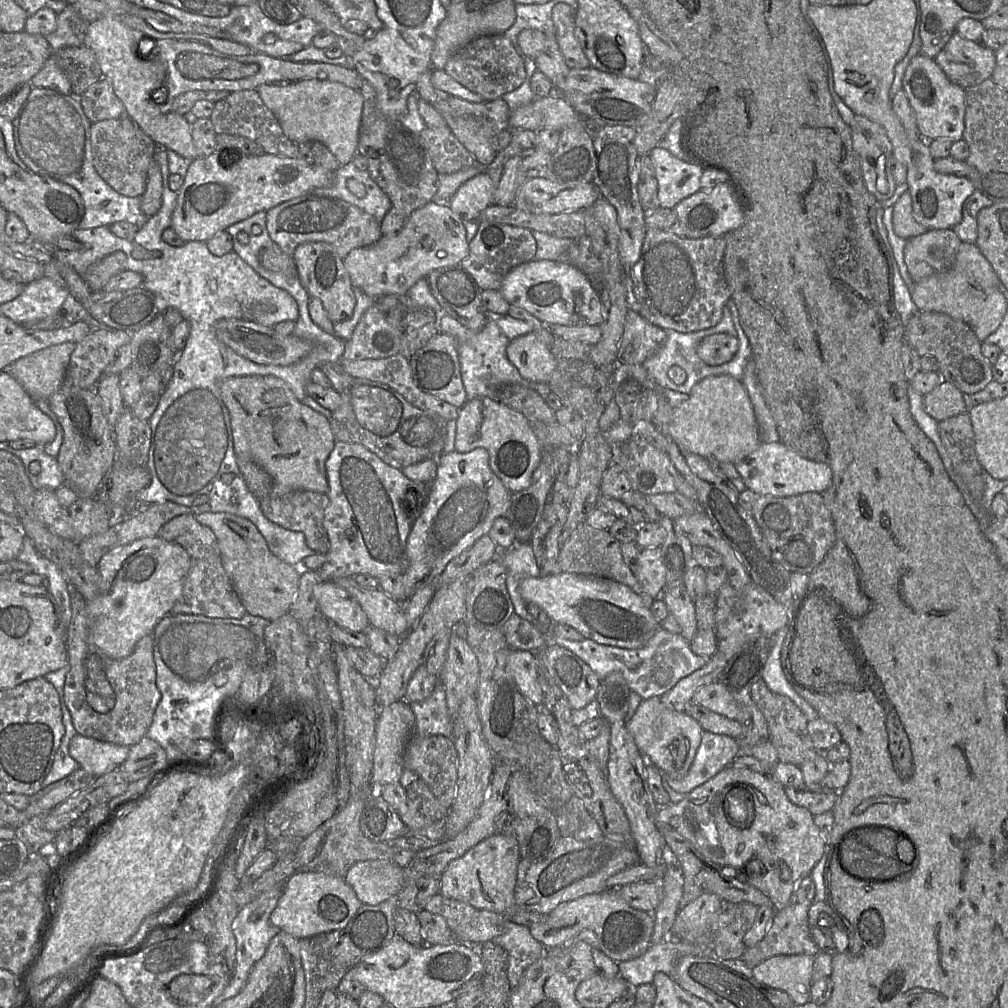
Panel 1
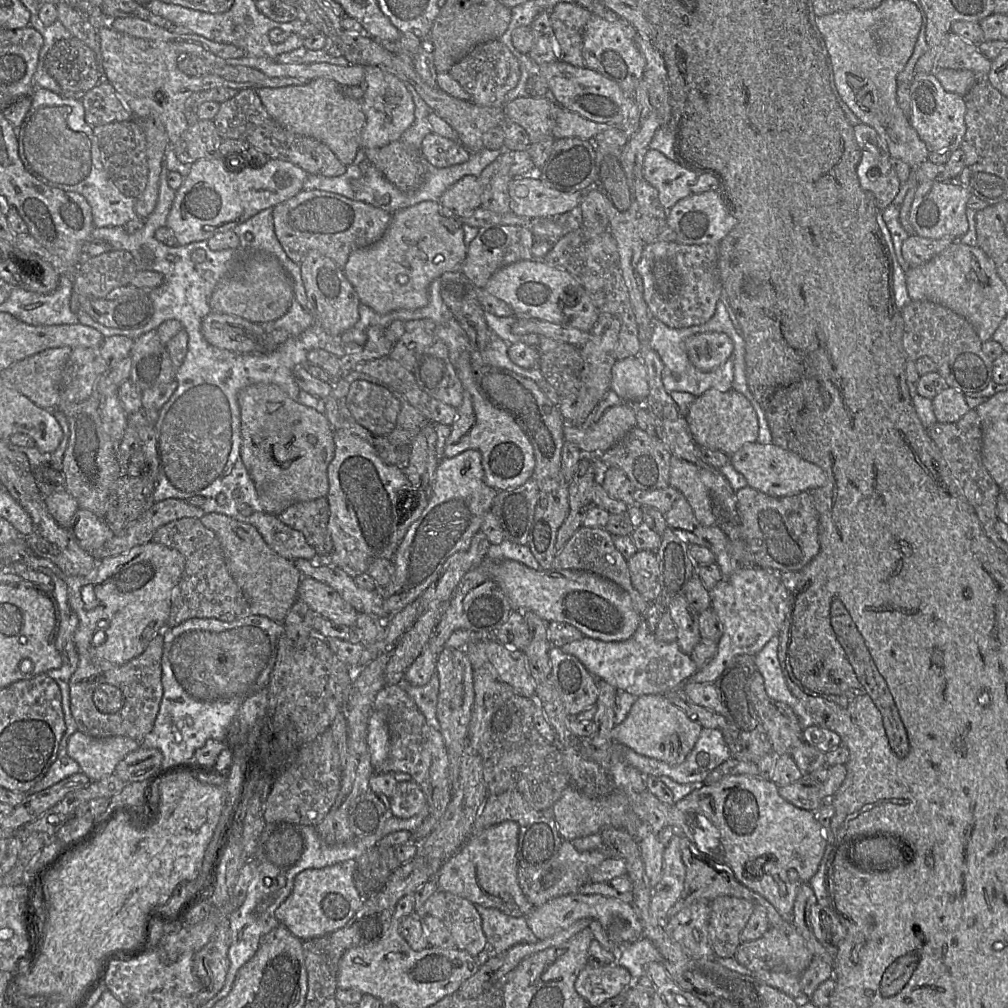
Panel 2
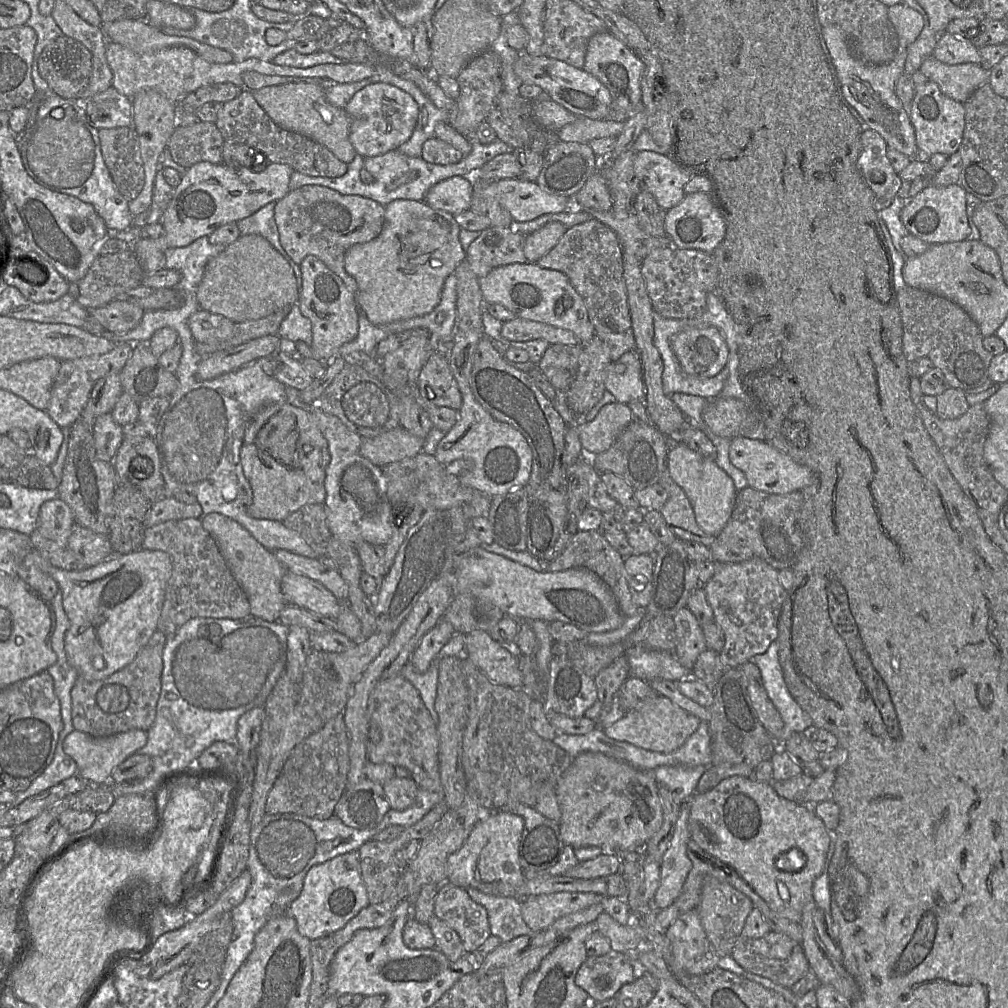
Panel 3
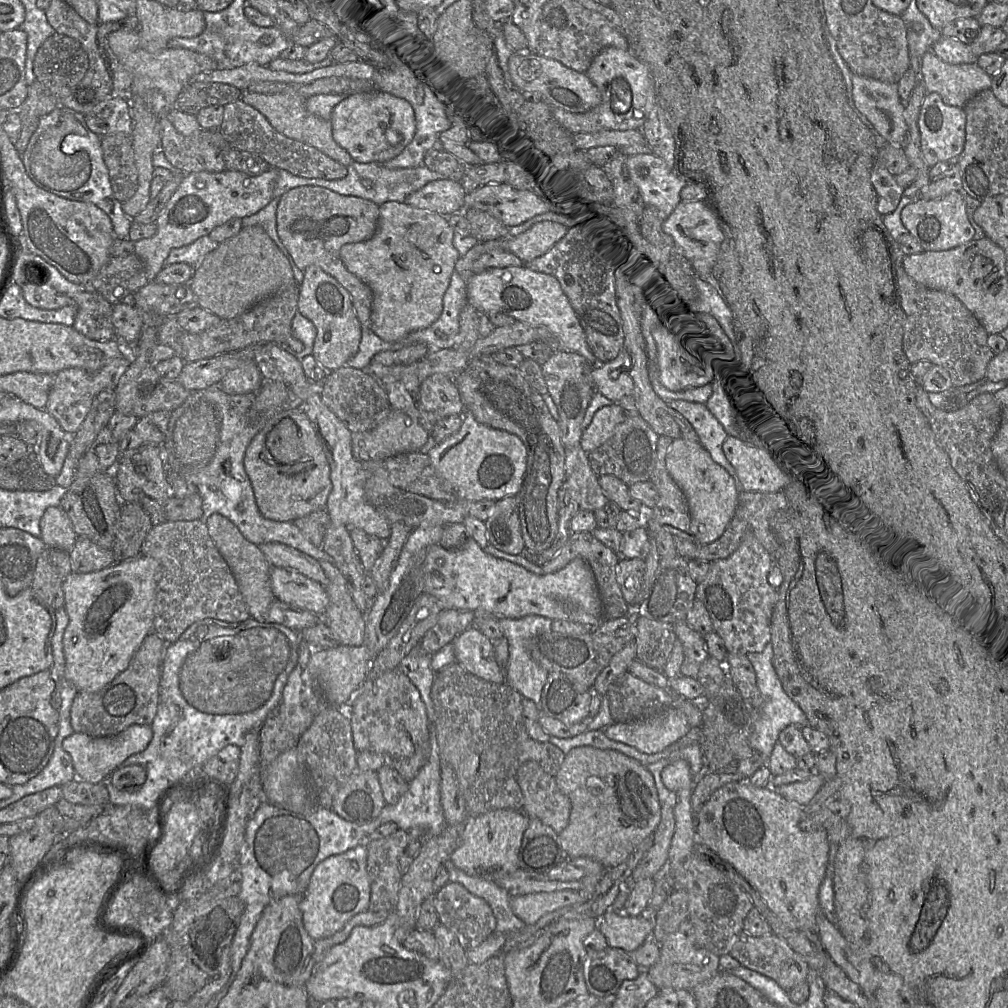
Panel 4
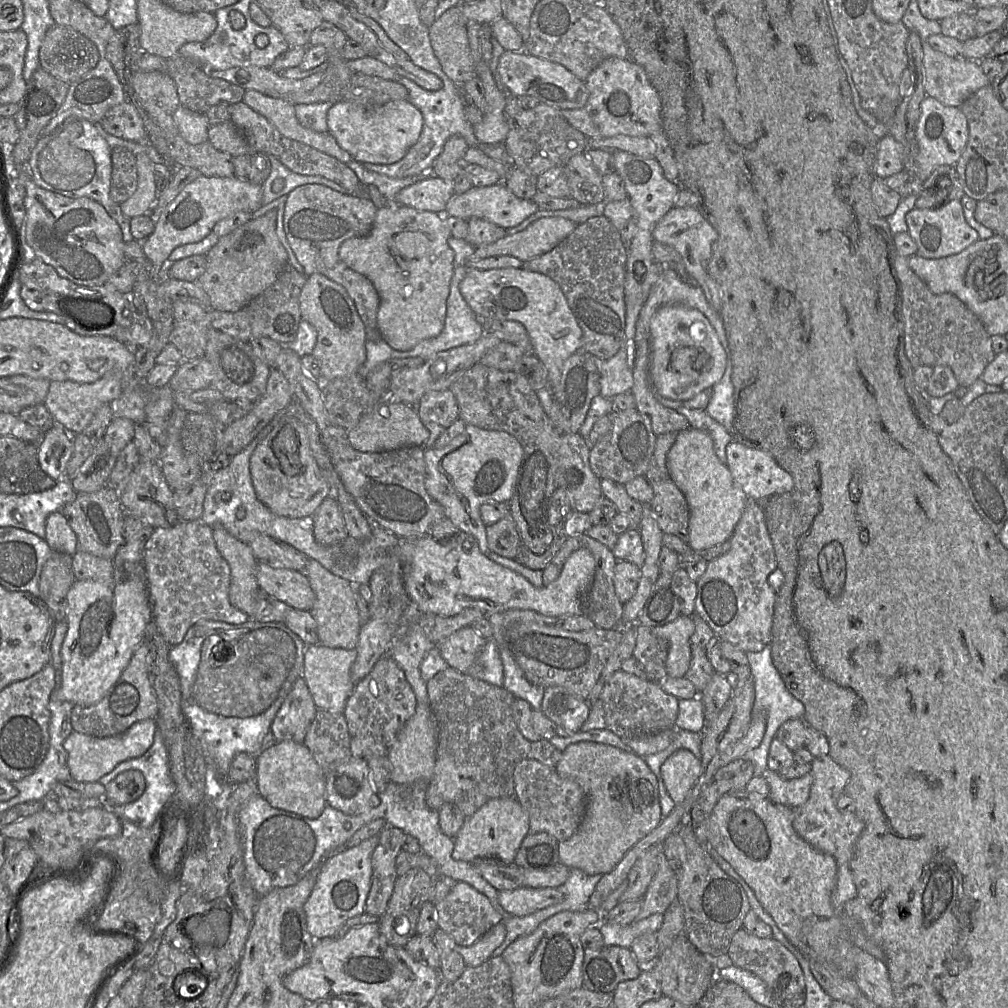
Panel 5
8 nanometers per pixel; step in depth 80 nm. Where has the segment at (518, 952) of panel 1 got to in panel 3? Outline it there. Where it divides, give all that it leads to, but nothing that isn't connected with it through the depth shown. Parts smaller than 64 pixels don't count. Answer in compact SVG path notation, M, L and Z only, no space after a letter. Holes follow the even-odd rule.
M466 888L466 891L487 910L491 935L498 937L502 943L535 934L522 917L521 899L489 895L475 888Z

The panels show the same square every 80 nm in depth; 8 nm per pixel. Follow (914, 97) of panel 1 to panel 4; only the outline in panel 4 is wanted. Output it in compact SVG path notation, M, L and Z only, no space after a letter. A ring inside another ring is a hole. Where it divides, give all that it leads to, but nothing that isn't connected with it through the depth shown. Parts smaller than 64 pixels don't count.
M927 93L919 113L921 151L928 167L938 162L954 162L963 152L966 138L964 108L946 104L938 93Z

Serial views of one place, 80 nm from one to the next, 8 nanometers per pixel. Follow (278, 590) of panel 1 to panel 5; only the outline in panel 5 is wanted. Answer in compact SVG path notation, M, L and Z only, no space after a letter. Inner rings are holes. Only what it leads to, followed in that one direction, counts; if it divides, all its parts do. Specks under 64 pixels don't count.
M222 525L212 527L216 547L230 567L229 600L237 609L254 617L257 612L258 593L257 566L248 543L232 536Z

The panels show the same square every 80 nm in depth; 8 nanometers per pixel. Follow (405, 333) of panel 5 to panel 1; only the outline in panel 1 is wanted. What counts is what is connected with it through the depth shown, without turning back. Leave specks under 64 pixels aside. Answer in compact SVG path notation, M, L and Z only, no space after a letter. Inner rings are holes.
M429 202L413 211L398 233L381 236L374 244L355 248L347 254L343 263L352 286L374 299L404 295L431 271L459 265L469 255L463 221L446 203Z

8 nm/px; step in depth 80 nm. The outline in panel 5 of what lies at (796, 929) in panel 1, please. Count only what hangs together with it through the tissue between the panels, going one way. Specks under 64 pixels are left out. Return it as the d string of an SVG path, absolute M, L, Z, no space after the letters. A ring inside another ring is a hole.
M741 928L732 937L727 955L734 966L758 976L778 1003L784 1003L805 991L805 977L798 960L773 937L759 938Z

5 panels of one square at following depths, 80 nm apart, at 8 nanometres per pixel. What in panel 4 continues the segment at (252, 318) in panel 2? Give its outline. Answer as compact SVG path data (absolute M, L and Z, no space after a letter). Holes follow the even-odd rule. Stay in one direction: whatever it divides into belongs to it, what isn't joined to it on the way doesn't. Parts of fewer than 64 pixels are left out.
M259 225L243 227L238 234L221 242L195 268L195 273L189 283L197 297L198 307L213 313L221 319L236 318L258 302L284 290L291 284L296 284L296 282L289 260Z

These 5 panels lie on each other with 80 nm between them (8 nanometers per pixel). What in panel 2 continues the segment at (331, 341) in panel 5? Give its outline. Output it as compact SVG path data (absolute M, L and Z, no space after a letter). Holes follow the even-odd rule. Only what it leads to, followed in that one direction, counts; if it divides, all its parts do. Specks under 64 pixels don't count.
M312 250L300 263L300 272L307 297L307 310L312 315L314 323L331 336L340 336L354 327L359 320L360 301L343 269L330 258Z

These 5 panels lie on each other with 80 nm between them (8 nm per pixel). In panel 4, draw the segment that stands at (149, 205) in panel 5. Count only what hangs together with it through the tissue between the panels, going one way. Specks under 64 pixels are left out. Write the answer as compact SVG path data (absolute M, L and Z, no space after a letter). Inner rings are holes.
M119 29L110 33L106 40L115 58L134 73L130 88L130 102L132 144L138 170L138 189L129 200L122 203L124 213L133 219L151 200L150 188L155 168L153 154L161 146L158 119L168 117L176 107L178 95L190 84L195 75L218 69L218 65L210 56L188 49L176 48L173 43L175 38L169 41L165 48L153 52L141 47L138 31Z

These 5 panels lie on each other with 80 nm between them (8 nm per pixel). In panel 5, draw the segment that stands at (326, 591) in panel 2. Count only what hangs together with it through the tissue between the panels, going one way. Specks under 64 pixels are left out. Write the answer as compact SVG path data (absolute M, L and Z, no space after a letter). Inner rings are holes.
M259 562L256 577L260 589L268 595L292 608L312 610L316 595L304 572Z

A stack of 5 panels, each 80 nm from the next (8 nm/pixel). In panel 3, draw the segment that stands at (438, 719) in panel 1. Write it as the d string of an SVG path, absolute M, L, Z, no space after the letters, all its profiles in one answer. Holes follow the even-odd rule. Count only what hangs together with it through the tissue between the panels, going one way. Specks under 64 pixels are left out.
M438 660L432 661L429 668L424 673L417 672L411 661L408 661L401 669L400 674L410 681L418 690L432 721L435 726L438 726L438 715L435 711L438 684Z

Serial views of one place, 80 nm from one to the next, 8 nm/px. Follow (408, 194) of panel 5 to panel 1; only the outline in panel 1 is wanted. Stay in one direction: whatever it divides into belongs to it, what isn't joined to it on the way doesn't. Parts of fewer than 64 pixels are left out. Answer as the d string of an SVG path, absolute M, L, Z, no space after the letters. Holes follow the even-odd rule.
M486 172L463 183L451 197L448 206L463 220L477 221L480 213L493 204L494 186Z

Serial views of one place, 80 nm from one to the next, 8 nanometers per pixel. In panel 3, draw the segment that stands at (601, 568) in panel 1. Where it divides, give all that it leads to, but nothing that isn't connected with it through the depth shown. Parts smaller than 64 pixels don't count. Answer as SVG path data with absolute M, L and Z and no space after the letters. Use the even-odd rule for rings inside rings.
M578 531L576 532L562 553L551 562L545 564L545 569L551 572L563 571L569 568L583 567L597 574L612 591L617 605L625 617L633 616L645 607L637 606L628 588L624 559L605 539L603 532Z

